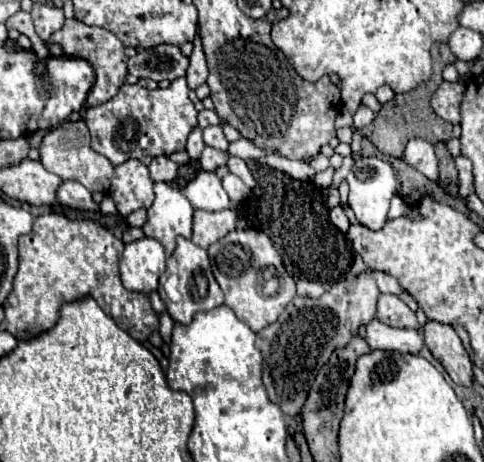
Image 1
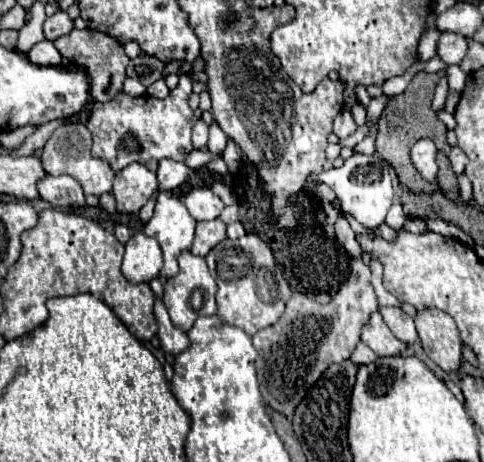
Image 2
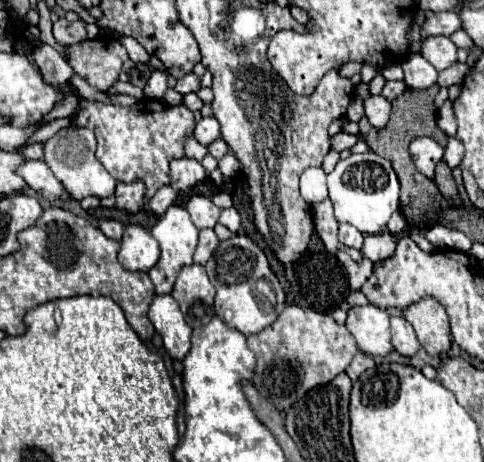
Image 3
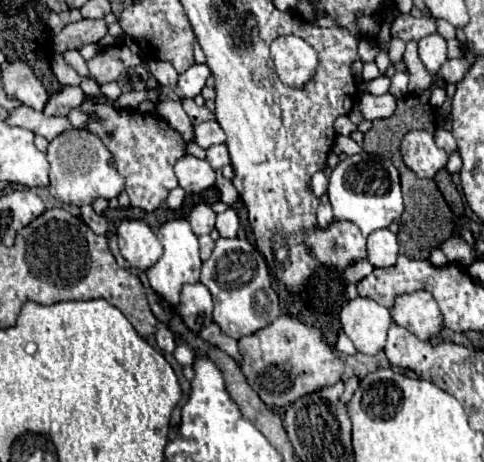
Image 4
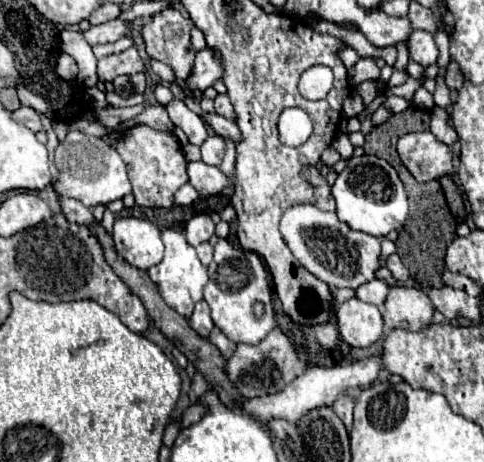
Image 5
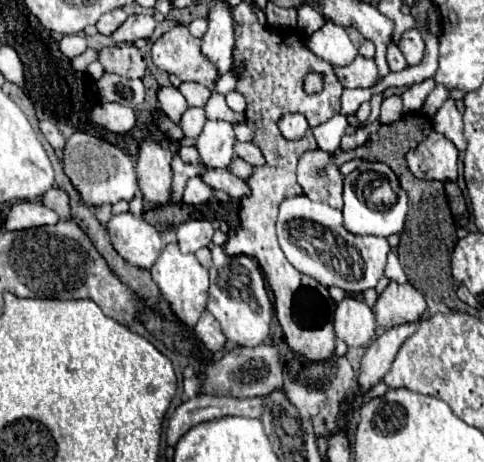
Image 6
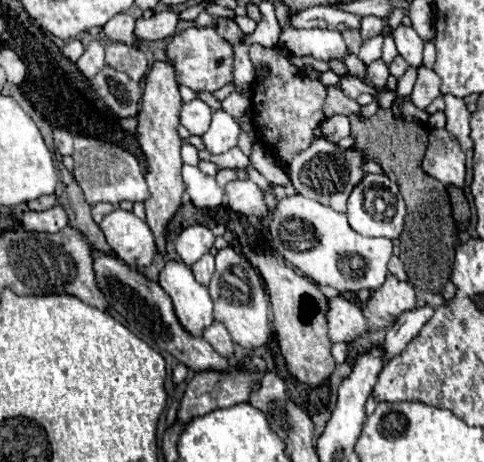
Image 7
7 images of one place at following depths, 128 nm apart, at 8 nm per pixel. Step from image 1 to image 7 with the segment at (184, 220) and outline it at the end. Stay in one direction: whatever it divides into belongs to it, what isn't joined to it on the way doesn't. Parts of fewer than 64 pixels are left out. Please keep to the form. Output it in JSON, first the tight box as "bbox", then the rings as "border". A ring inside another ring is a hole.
{"bbox":[160,262,214,336],"border":[[[166,262],[160,274],[160,286],[172,298],[182,328],[192,336],[202,336],[204,328],[214,322],[212,300],[208,288],[194,280],[190,266],[182,262]]]}

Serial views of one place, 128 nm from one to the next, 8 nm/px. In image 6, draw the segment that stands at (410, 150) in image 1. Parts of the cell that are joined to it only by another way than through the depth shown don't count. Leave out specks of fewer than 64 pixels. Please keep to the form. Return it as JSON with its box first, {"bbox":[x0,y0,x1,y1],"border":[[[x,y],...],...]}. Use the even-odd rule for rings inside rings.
{"bbox":[406,130,458,180],"border":[[[436,130],[418,144],[416,150],[406,154],[408,168],[422,180],[456,180],[458,178],[458,148]]]}

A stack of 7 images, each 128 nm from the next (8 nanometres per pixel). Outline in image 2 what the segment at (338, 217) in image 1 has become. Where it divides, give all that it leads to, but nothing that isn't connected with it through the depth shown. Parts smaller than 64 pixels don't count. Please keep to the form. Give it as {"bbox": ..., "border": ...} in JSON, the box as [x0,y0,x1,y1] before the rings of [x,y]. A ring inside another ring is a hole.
{"bbox":[336,216,362,256],"border":[[[340,216],[338,220],[336,220],[336,238],[338,238],[338,242],[352,254],[352,256],[362,256],[362,248],[360,248],[360,242],[356,240],[356,234],[354,234],[354,230],[350,228],[350,224],[348,224],[348,220],[344,218],[344,216]]]}

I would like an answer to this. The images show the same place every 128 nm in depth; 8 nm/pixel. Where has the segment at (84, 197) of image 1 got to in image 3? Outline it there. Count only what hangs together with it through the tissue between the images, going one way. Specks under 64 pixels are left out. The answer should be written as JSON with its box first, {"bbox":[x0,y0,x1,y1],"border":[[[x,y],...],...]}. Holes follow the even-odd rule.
{"bbox":[16,158,68,200],"border":[[[24,158],[24,162],[18,166],[16,174],[20,174],[32,190],[36,190],[38,194],[42,194],[48,200],[56,200],[56,198],[66,200],[68,198],[62,184],[54,178],[52,170],[46,166],[44,160],[28,160],[28,158]]]}

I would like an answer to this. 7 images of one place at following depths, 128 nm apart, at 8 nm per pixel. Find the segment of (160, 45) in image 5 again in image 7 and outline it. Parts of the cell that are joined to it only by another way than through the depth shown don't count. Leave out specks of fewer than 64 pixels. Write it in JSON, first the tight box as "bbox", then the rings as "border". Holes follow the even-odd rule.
{"bbox":[166,26,234,92],"border":[[[190,26],[170,38],[166,50],[168,62],[174,64],[178,82],[192,88],[194,92],[216,92],[218,88],[232,82],[234,74],[234,50],[232,46],[216,34],[214,28]]]}

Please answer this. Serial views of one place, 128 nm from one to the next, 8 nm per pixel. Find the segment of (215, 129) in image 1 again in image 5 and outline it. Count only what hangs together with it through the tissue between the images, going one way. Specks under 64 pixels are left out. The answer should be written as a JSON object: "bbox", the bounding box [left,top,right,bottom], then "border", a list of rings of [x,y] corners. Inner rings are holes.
{"bbox":[200,136,224,166],"border":[[[208,136],[206,142],[200,146],[202,150],[202,162],[212,164],[212,166],[220,166],[222,158],[224,158],[224,140],[220,136]]]}

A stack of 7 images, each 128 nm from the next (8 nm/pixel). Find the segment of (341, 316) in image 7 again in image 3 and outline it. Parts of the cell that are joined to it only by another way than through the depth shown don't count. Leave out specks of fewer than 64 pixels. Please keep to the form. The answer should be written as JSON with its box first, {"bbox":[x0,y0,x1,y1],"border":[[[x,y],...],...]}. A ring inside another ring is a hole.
{"bbox":[346,304,392,356],"border":[[[366,304],[366,306],[354,306],[348,310],[348,318],[346,318],[346,328],[348,332],[354,336],[358,348],[368,354],[368,356],[386,356],[388,352],[392,352],[392,344],[390,344],[390,316],[388,312],[380,310],[374,304]]]}

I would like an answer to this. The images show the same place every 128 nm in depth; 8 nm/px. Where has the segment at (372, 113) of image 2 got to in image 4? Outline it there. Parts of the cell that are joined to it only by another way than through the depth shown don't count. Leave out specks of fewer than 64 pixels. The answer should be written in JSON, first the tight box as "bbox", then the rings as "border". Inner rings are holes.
{"bbox":[390,70,408,98],"border":[[[396,70],[396,74],[392,76],[392,86],[390,86],[390,92],[400,98],[408,92],[408,74],[402,72],[402,70]]]}

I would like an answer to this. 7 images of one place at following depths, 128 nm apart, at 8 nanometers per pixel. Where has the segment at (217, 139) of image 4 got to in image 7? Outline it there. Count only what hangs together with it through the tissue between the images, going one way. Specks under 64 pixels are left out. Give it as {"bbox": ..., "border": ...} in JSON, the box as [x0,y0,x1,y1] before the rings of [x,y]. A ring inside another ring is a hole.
{"bbox":[180,98,212,136],"border":[[[196,98],[192,102],[186,102],[182,106],[182,112],[180,112],[180,122],[182,126],[188,128],[190,134],[196,134],[196,136],[202,136],[206,130],[208,130],[208,124],[212,120],[212,110],[210,106]]]}

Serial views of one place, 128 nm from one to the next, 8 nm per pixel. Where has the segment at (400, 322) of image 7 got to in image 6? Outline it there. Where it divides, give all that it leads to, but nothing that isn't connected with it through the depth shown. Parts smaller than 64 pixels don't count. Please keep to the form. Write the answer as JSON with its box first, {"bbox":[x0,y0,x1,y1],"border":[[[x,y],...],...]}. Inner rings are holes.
{"bbox":[358,320,420,390],"border":[[[420,320],[394,326],[394,328],[386,330],[384,334],[380,334],[370,344],[370,348],[366,350],[366,354],[362,358],[362,366],[358,372],[360,388],[368,390],[370,386],[378,384],[386,376],[386,372],[390,370],[400,346],[418,330],[418,326],[420,326]]]}

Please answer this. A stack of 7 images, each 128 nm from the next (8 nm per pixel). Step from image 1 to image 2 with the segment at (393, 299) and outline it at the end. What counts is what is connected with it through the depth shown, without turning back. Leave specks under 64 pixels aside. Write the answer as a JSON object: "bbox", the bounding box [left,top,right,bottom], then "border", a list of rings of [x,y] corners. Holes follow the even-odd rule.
{"bbox":[380,308,418,344],"border":[[[380,308],[386,326],[392,330],[392,334],[398,340],[404,340],[404,344],[414,344],[418,340],[416,336],[416,328],[414,328],[414,320],[410,316],[406,316],[400,308]]]}

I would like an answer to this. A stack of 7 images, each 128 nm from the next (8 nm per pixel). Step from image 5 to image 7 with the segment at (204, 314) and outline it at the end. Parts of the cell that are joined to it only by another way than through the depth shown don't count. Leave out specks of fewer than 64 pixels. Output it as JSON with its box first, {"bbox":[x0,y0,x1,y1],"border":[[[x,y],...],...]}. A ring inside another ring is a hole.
{"bbox":[202,322,234,358],"border":[[[212,322],[212,324],[204,330],[202,338],[204,338],[220,356],[224,356],[224,358],[230,358],[230,356],[234,354],[234,342],[232,342],[228,330],[226,330],[220,322]]]}

